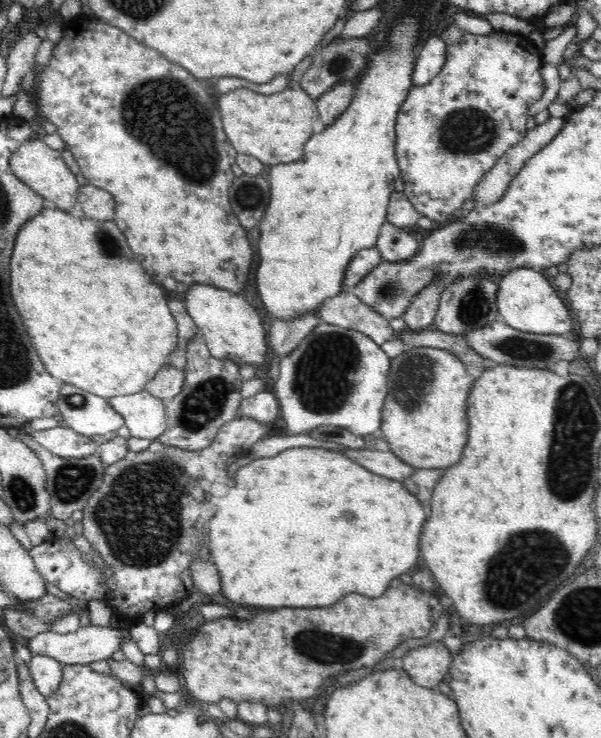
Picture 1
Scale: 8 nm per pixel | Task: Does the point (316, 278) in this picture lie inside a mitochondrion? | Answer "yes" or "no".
no

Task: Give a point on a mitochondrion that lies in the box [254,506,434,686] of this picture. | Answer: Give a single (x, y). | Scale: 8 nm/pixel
(317, 645)

